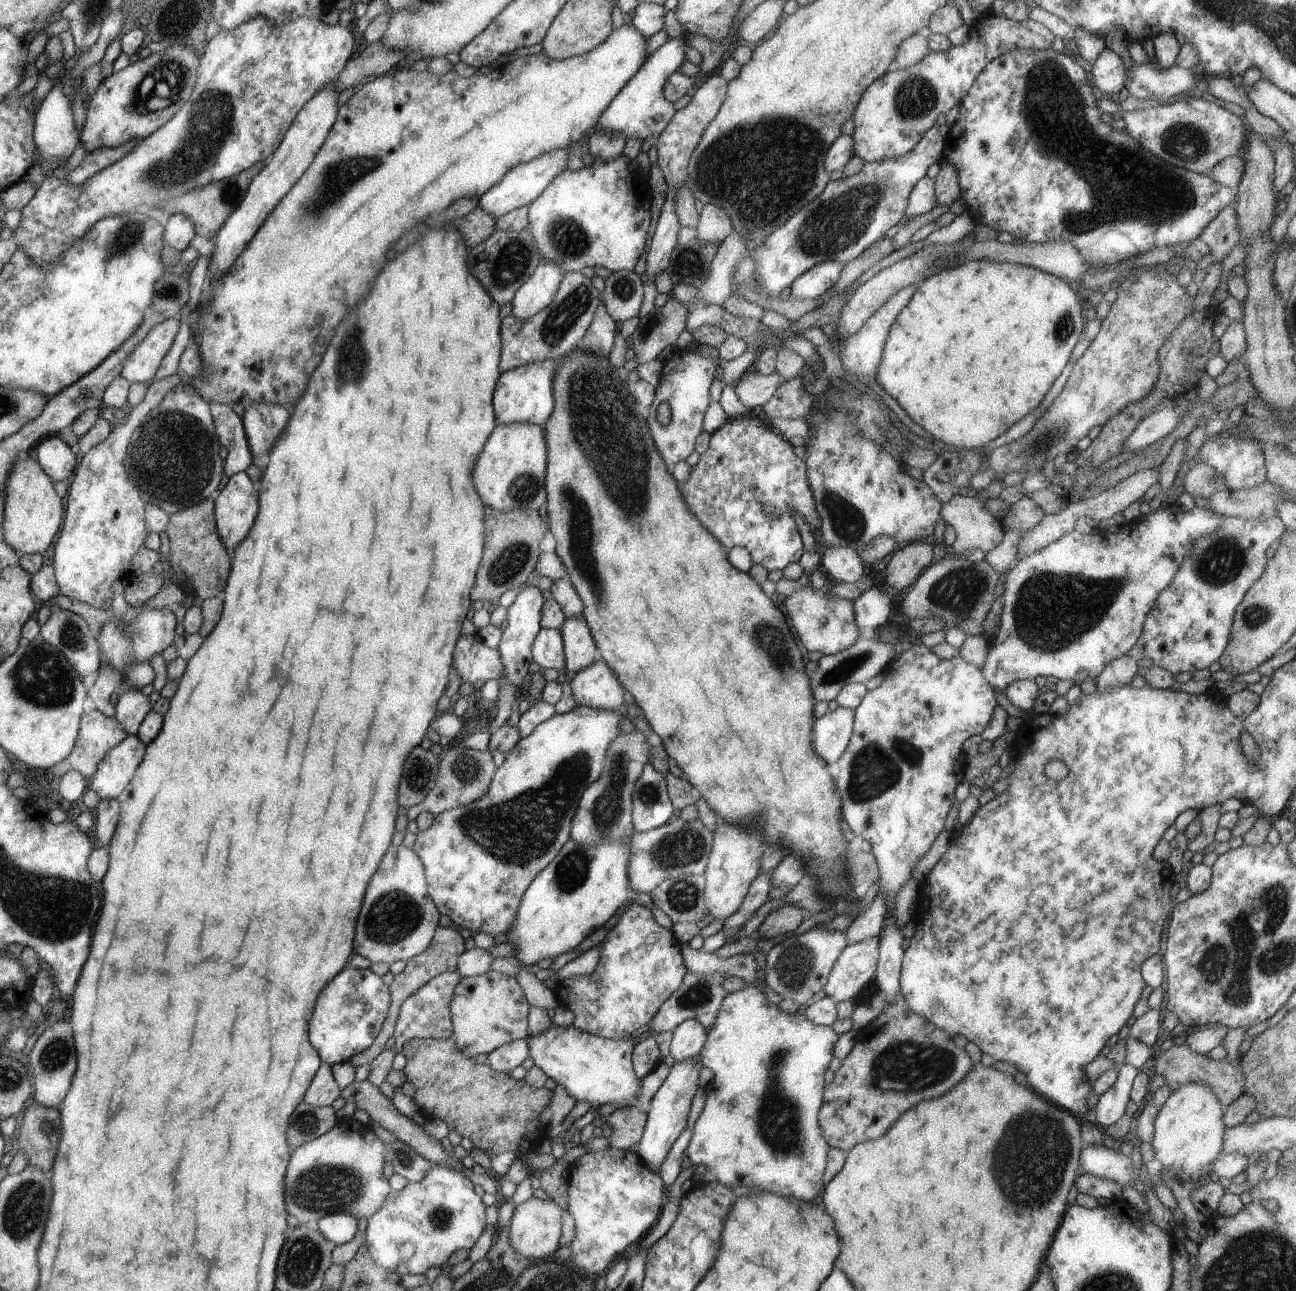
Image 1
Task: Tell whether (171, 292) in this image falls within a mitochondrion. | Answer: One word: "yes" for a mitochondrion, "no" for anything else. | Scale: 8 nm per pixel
yes

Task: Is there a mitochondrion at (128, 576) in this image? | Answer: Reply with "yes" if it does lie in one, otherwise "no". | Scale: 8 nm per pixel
no

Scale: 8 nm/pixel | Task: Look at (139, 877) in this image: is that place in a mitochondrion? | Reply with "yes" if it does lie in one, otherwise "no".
no

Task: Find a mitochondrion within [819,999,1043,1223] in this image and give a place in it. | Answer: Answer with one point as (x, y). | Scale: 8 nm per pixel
(907, 1066)

